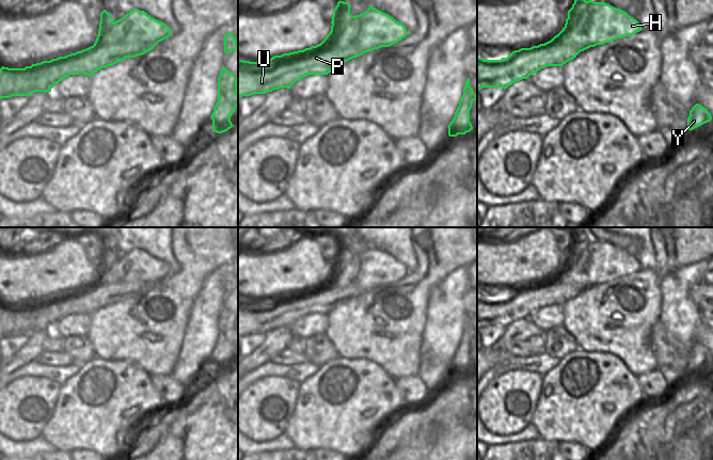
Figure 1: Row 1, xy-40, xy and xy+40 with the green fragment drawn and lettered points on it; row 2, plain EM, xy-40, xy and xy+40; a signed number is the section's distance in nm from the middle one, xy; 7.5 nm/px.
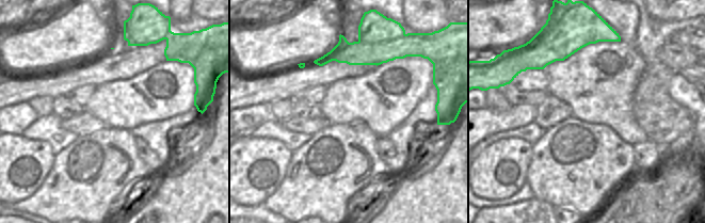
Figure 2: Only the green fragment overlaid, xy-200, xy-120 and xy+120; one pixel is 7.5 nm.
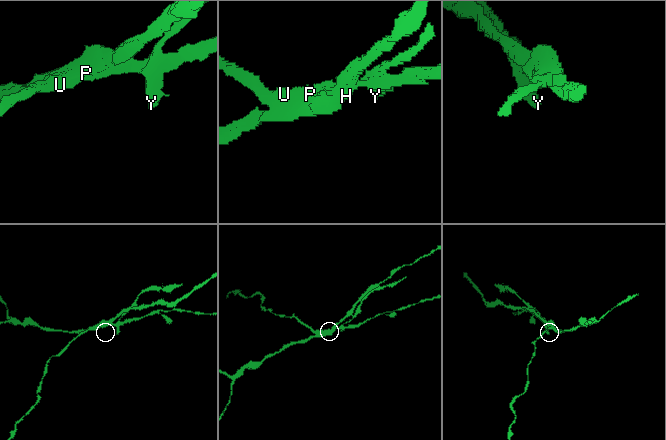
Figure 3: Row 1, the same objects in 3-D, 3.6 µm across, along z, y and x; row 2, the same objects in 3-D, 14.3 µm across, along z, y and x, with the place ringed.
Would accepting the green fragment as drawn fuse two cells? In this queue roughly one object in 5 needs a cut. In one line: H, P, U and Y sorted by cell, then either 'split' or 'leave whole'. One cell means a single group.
groups H / P U Y; split

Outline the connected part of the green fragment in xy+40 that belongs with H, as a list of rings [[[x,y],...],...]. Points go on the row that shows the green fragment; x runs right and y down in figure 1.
[[[574,0],[565,27],[545,45],[571,45],[584,51],[641,30],[639,22],[620,9],[605,2]]]

